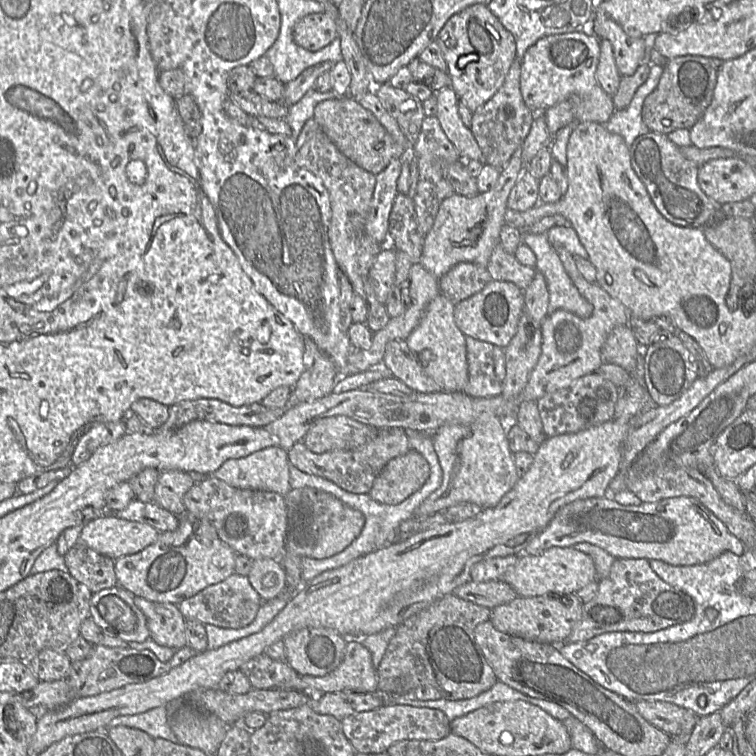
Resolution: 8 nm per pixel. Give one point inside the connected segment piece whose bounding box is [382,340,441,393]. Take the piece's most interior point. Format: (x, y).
(403, 364)

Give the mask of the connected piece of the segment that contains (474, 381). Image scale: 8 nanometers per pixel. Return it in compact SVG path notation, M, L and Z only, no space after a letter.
M470 336L466 340L468 383L463 391L471 397L494 397L501 395L503 384L494 371L494 345Z

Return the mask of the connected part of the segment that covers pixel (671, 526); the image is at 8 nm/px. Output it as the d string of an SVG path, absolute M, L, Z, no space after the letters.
M607 497L575 500L556 512L524 553L537 556L551 547L573 547L582 542L598 546L616 559L660 560L673 566L706 563L726 551L737 556L744 553L743 543L693 497L667 498L636 506L624 506Z

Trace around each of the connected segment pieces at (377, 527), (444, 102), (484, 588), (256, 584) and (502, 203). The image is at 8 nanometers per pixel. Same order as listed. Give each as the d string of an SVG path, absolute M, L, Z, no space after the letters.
M405 429L405 431L409 437L410 449L414 449L420 452L429 463L430 475L425 484L418 491L416 491L408 498L406 498L403 502L397 505L379 503L373 500L369 493L355 494L345 491L330 480L321 476L302 472L289 463L291 489L310 487L323 492L327 492L338 498L346 505L359 510L365 517L365 524L360 535L340 553L323 559L302 557L301 570L304 582L309 582L324 571L341 567L353 561L354 559L398 542L398 531L400 523L402 521L415 517L415 509L440 487L442 482L442 470L439 465L438 456L434 449L432 436L433 433L426 433L413 429Z
M447 86L434 94L437 103L435 117L442 130L454 145L462 161L482 161L481 150L471 132L461 121L458 114L458 97L451 86Z
M469 580L458 586L452 594L490 610L509 603L518 597L515 590L502 580L486 582L474 582Z
M271 558L253 560L247 577L263 601L276 598L286 587L286 575L283 567Z
M521 147L511 156L506 166L500 169L493 189L475 196L453 194L444 199L439 207L433 226L424 237L420 263L439 279L454 265L469 262L486 267L493 249L499 244L500 230L505 224L507 199L525 169Z

